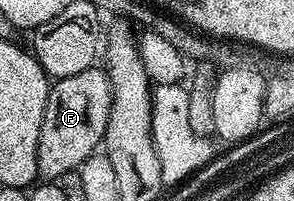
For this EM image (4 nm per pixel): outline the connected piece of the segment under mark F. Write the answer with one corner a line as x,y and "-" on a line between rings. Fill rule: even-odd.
101,68
75,72
75,76
56,79
50,85
37,148
37,173
42,179
57,180
68,170
80,168
102,145
112,92

